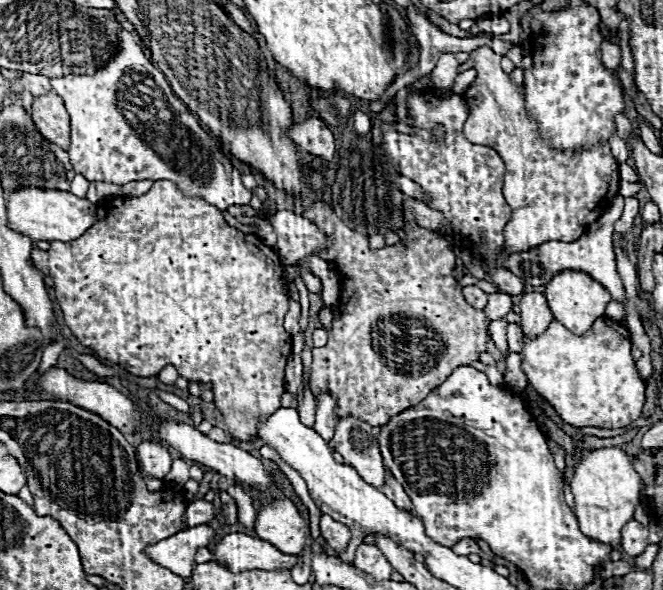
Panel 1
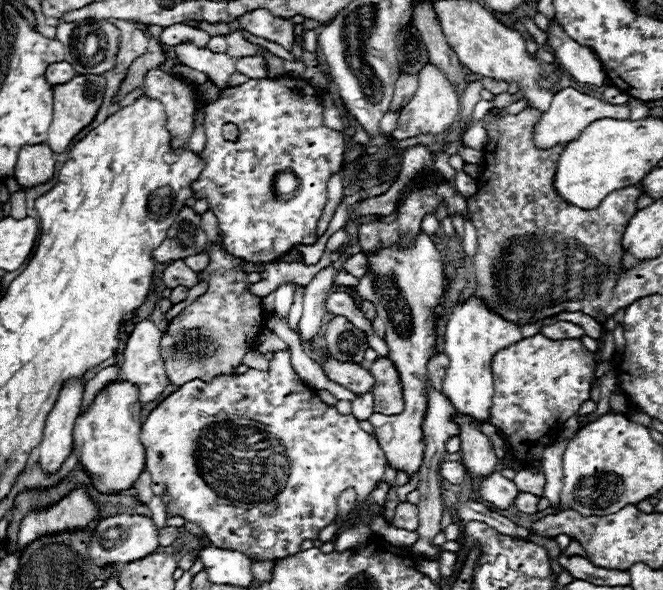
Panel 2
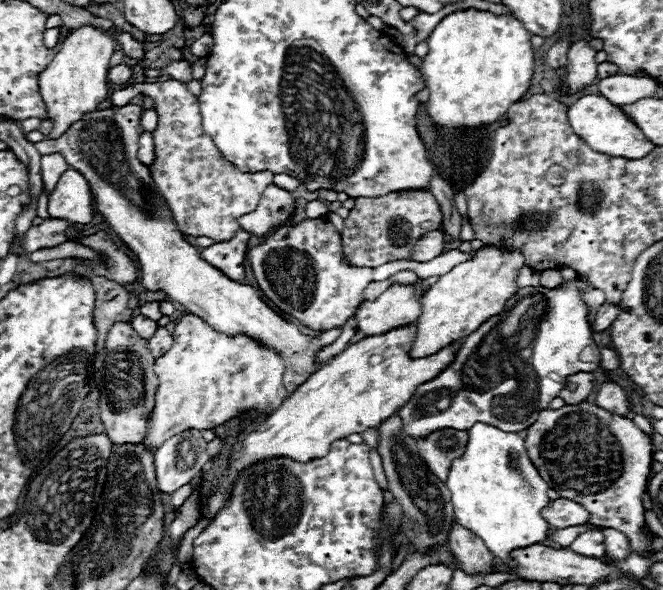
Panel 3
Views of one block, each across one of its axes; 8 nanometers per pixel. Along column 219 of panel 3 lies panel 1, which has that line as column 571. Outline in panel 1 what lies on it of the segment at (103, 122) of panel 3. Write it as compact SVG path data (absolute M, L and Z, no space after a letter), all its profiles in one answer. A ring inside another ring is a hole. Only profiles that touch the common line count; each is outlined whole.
M562 270L560 274L556 274L546 284L544 296L548 300L548 306L554 314L554 318L574 334L586 334L590 324L594 324L596 318L604 316L604 310L606 310L608 302L612 300L608 290L600 282L596 282L594 278L590 278L584 272L576 272L576 270Z

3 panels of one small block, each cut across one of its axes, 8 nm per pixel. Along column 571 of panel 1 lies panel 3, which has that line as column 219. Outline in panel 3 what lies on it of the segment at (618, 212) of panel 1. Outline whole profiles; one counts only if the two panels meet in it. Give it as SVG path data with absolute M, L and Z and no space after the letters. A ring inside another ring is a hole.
M238 230L236 236L228 242L216 242L200 252L200 256L220 272L224 272L230 280L240 282L246 276L246 252L248 252L250 234L246 230Z

